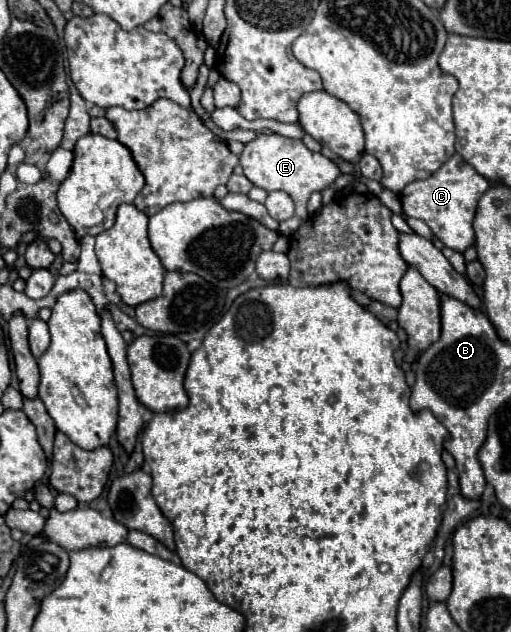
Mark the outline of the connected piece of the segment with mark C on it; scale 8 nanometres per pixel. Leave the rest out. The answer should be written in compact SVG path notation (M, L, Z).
M455 154L427 180L415 180L407 184L401 192L401 204L407 216L423 220L447 248L463 252L467 246L475 242L471 222L475 216L477 200L487 188L489 180L475 172L475 168L471 168L471 164L467 164L459 154Z

